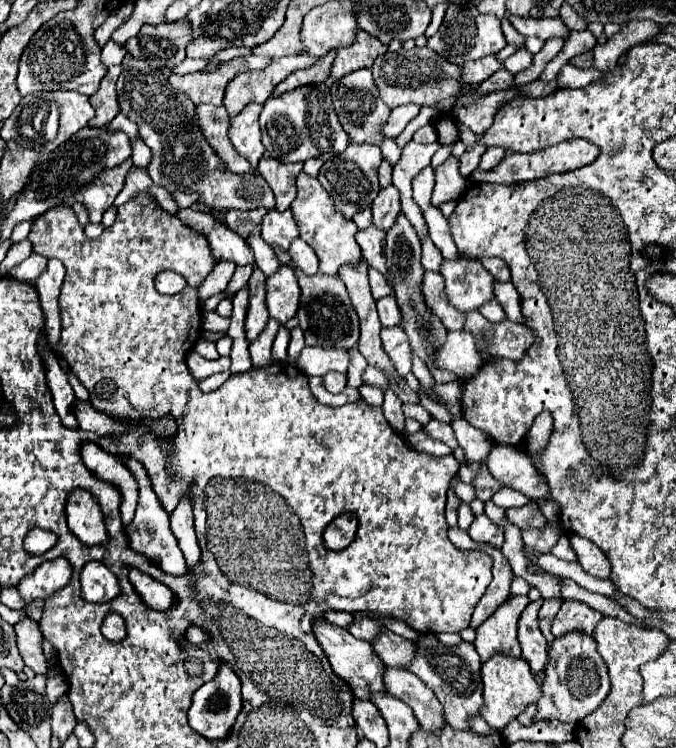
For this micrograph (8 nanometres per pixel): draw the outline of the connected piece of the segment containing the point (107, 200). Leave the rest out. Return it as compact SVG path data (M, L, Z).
M126 159L124 165L118 165L114 169L104 169L94 177L94 181L86 183L74 193L74 199L82 203L88 209L92 223L102 223L104 211L112 205L114 197L120 193L126 173L132 169L132 159Z

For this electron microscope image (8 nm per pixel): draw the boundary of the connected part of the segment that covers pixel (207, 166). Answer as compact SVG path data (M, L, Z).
M128 57L122 61L122 73L116 81L120 113L130 117L138 125L140 137L152 149L152 161L148 173L152 181L170 191L170 187L188 187L200 193L200 203L206 209L226 213L228 209L274 209L274 195L268 183L260 175L236 175L222 165L208 141L198 131L198 117L194 117L194 103L186 93L178 93L170 87L164 73L150 69L146 61Z

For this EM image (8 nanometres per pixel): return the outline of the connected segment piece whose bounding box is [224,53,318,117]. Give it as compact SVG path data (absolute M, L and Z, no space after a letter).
M290 55L290 57L274 57L266 69L260 71L246 71L234 77L230 85L226 85L224 93L224 107L228 109L230 117L236 117L248 103L264 103L274 87L284 81L292 71L306 69L308 65L316 63L316 57L310 55Z

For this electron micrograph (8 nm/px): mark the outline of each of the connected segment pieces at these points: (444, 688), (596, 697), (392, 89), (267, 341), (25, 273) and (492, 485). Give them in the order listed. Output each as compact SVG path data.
M462 641L454 647L444 647L442 643L434 647L416 645L414 661L408 665L408 671L418 675L438 697L444 707L444 719L454 729L468 729L468 719L478 715L482 707L482 679L478 683L478 663L482 669L482 661L474 649L474 643Z
M568 633L566 637L554 639L548 653L546 677L542 681L542 697L538 699L538 713L534 721L558 719L564 723L578 723L590 715L608 695L610 679L608 667L596 649L596 641L586 633Z
M414 47L410 51L396 51L396 53L384 53L374 61L372 75L380 93L380 99L388 107L400 107L406 103L416 105L434 105L440 99L446 99L450 95L456 95L462 87L460 81L460 67L442 59L438 53L434 53L430 47Z
M270 319L266 329L258 335L258 339L250 343L250 355L252 355L252 365L254 367L266 367L266 365L273 363L271 350L278 327L280 327L280 323Z
M32 253L26 261L18 263L16 267L10 269L10 275L16 277L16 279L24 279L24 281L30 281L30 283L36 283L36 279L40 277L40 273L46 269L46 257L38 255L38 253Z
M486 465L482 469L478 469L478 475L474 477L472 485L474 485L476 497L480 501L488 501L490 499L490 493L496 493L502 487L494 477L490 477L490 471L486 469Z

